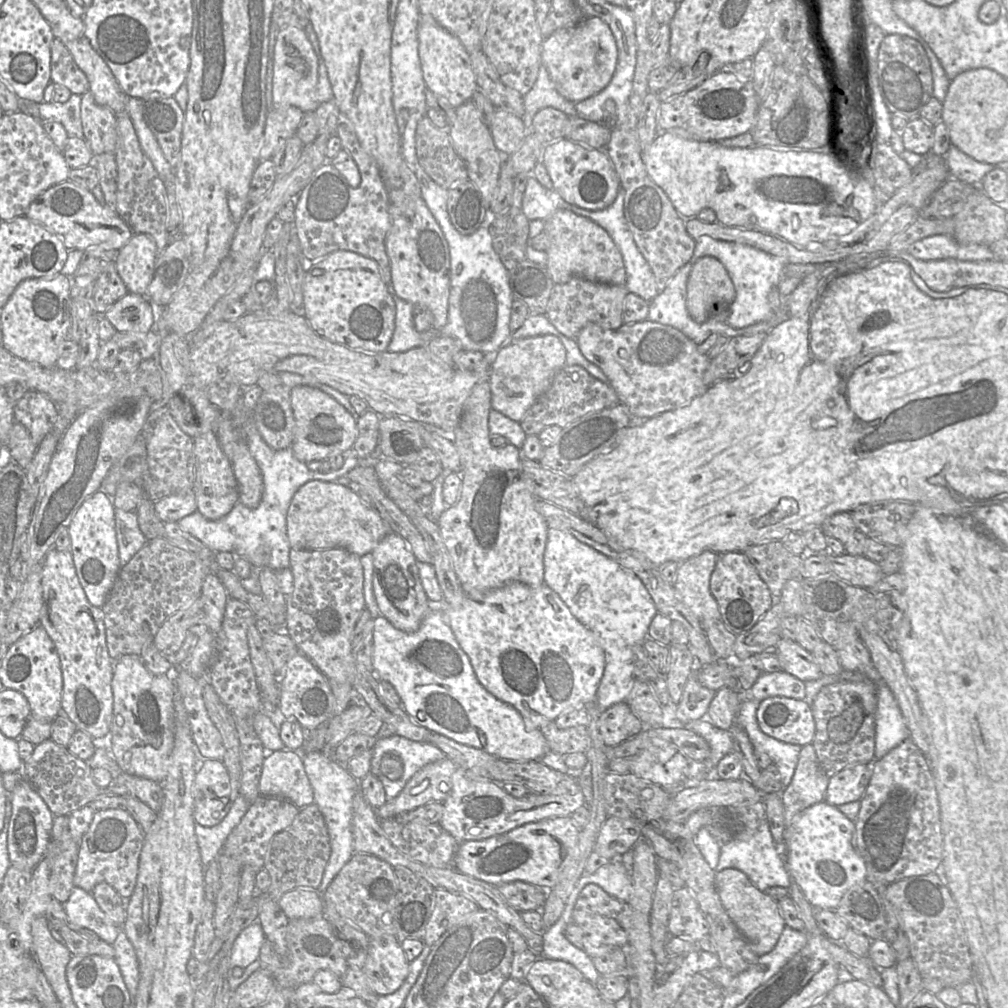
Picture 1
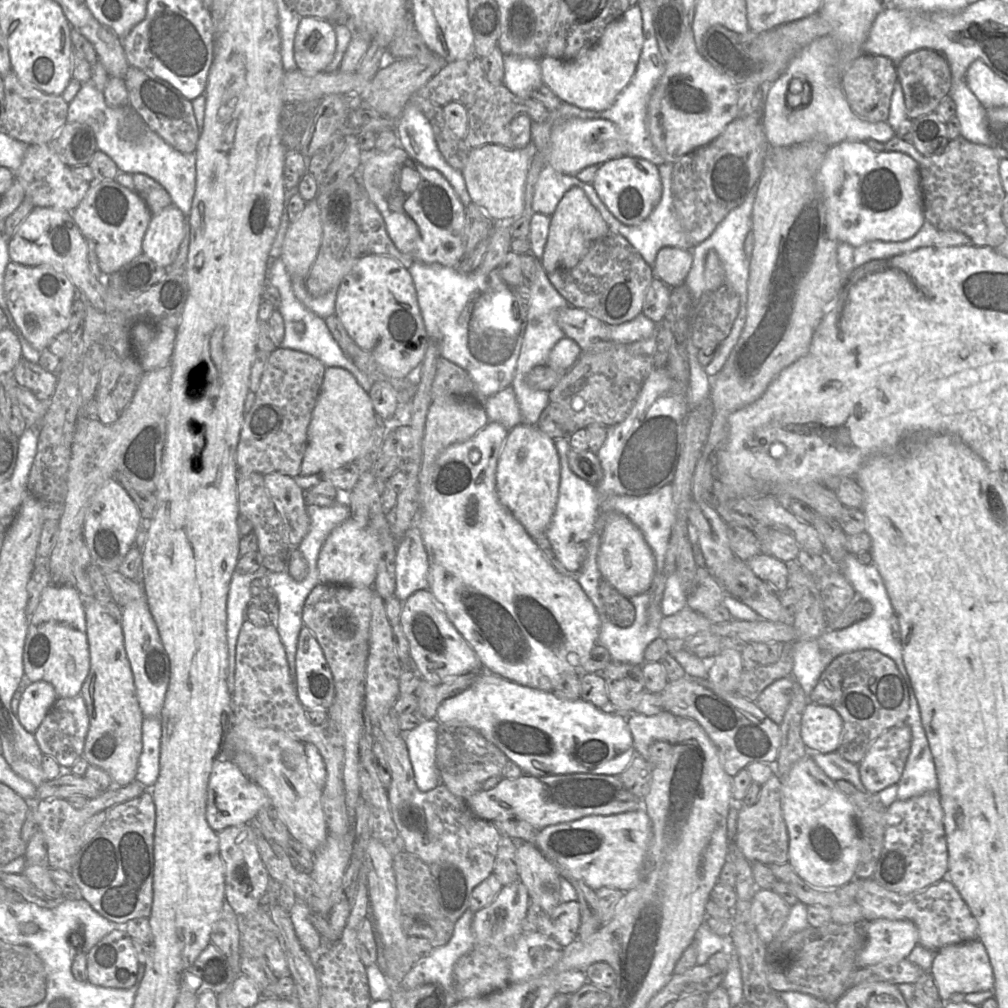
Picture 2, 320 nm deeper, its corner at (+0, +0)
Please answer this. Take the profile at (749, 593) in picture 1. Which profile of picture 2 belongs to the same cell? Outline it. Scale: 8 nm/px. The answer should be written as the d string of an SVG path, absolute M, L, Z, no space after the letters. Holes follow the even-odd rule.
M762 553L746 562L752 572L768 583L778 596L788 588L789 570L786 562Z

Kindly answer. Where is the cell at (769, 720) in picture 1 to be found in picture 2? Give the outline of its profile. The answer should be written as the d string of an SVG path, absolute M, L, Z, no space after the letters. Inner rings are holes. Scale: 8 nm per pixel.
M809 702L801 721L801 736L809 751L837 751L843 730L843 720L833 708Z

